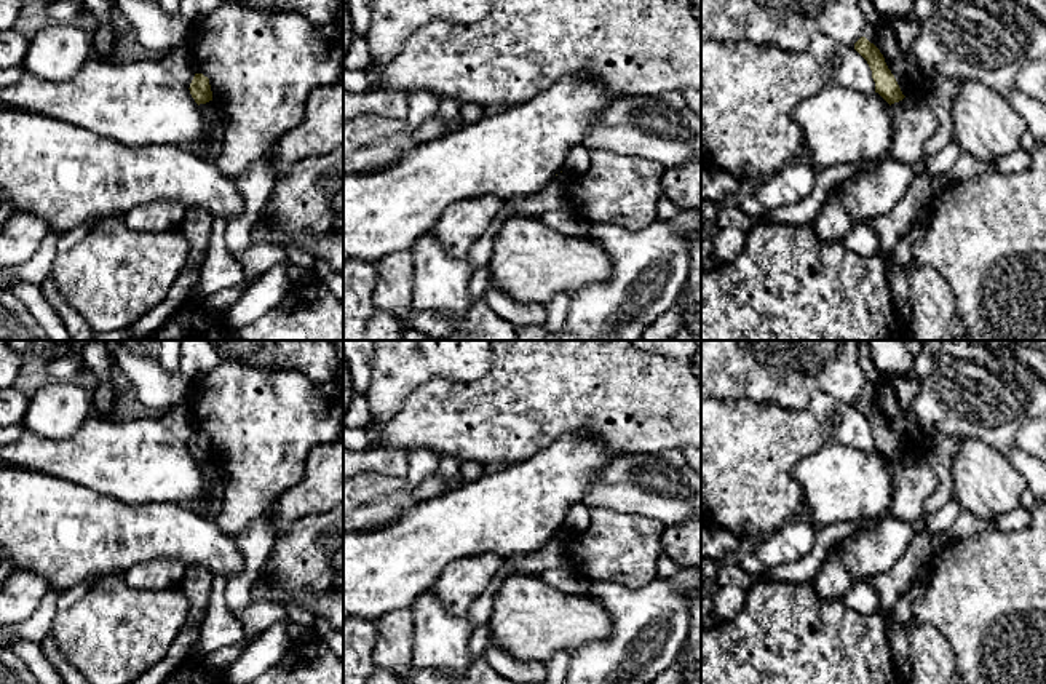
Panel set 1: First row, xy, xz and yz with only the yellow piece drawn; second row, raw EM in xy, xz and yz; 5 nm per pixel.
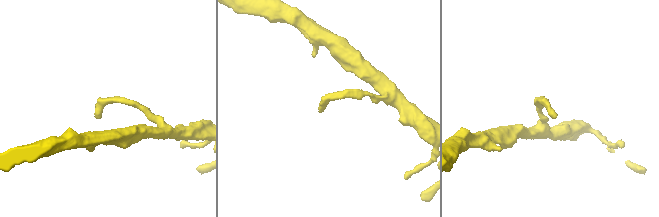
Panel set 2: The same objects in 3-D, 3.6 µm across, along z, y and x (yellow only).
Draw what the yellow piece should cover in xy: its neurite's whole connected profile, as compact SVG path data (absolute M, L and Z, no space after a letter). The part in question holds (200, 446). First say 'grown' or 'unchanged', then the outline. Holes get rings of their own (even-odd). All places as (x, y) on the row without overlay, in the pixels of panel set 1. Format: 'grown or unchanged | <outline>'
unchanged | M195 431L188 447L198 463L212 459L209 436L203 431Z

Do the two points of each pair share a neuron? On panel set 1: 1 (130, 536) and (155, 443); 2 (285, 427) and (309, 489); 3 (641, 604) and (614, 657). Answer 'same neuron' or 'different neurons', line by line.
1: different neurons
2: different neurons
3: same neuron

